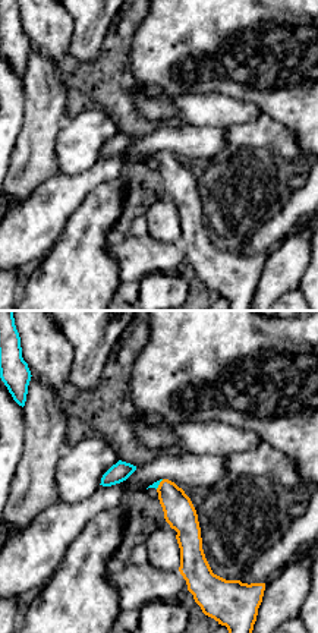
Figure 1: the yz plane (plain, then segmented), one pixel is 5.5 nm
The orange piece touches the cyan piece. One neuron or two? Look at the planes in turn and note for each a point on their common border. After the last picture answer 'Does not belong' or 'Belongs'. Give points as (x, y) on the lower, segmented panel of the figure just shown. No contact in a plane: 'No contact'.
Touches orange at (160, 484)

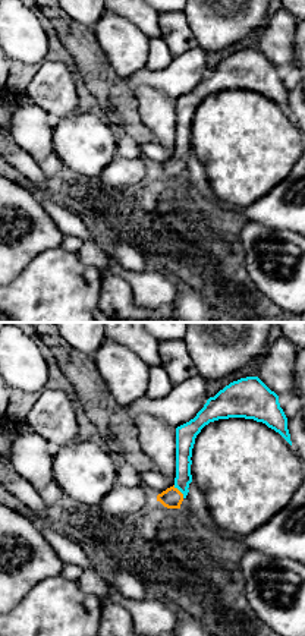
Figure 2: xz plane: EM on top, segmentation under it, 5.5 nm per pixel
Touches orange at (179, 491)

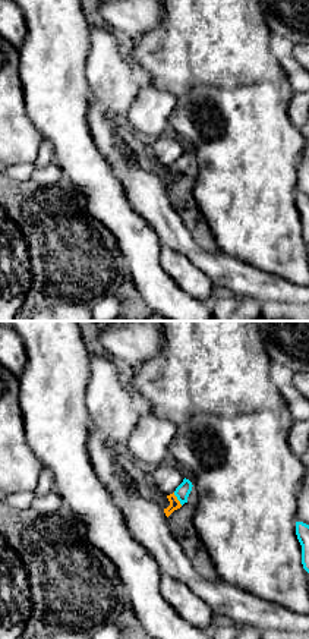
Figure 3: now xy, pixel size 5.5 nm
Touches orange at (176, 499)

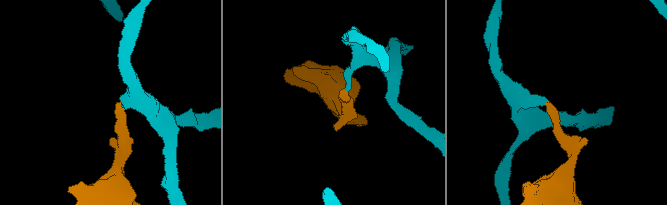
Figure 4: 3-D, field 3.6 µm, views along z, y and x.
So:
Belongs

